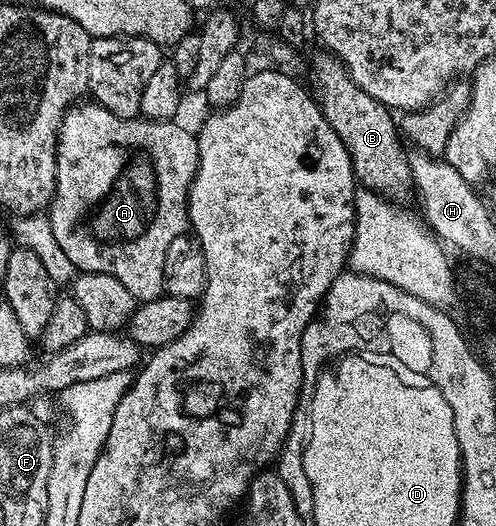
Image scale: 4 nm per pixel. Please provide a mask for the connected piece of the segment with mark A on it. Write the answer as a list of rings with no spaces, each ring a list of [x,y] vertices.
[[[81,101],[65,112],[65,116],[61,118],[61,129],[57,132],[55,193],[47,208],[51,233],[55,235],[60,248],[67,253],[68,260],[78,272],[107,273],[107,277],[115,277],[115,281],[120,281],[138,301],[159,299],[165,294],[163,261],[167,257],[167,245],[171,245],[171,241],[175,241],[175,237],[186,234],[189,227],[189,190],[197,175],[199,149],[196,134],[192,130],[189,132],[187,128],[180,127],[179,124],[180,122],[177,121],[163,119],[115,117],[115,113],[111,113],[106,107],[99,106],[96,101]]]

